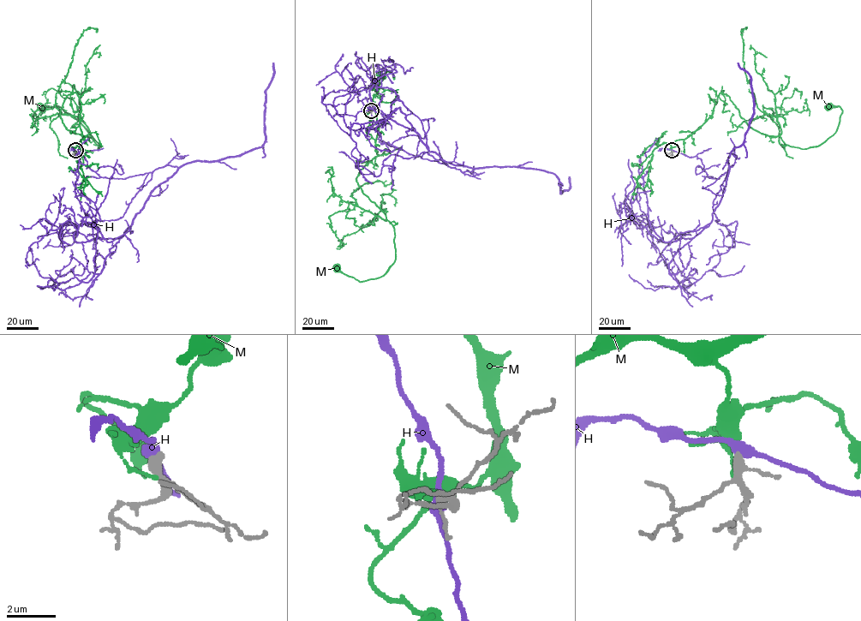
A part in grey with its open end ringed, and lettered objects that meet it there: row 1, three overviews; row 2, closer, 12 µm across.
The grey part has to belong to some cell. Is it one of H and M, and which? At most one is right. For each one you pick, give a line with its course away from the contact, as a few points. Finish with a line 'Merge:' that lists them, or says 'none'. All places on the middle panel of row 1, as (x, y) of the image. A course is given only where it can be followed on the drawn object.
Merge: none

